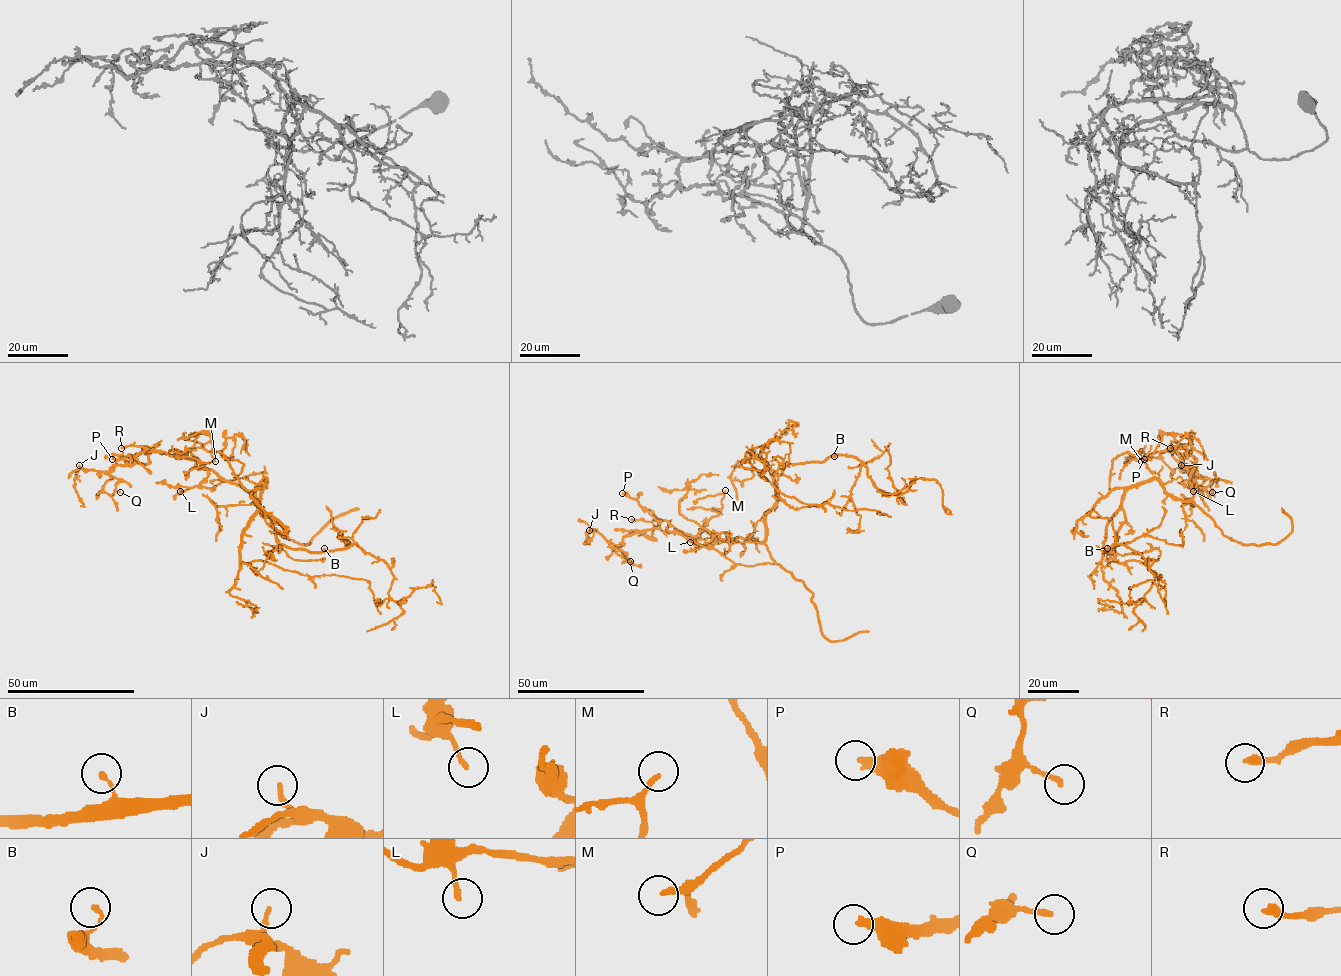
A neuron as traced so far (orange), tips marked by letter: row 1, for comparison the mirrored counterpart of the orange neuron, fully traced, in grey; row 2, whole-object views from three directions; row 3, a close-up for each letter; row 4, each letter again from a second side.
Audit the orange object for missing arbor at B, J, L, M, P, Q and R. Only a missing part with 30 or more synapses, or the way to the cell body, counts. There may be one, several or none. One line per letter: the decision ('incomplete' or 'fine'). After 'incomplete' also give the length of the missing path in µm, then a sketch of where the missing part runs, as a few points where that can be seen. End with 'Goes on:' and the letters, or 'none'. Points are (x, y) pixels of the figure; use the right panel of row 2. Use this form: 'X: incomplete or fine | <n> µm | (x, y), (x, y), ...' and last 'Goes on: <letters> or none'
B: fine
J: fine
L: fine
M: incomplete | 25 µm | (1141, 461), (1118, 479), (1111, 495)
P: incomplete | 50 µm | (1144, 459), (1116, 448), (1100, 450), (1086, 458), (1090, 466), (1099, 463)
Q: fine
R: incomplete | 25 µm | (1170, 448), (1154, 459)
Goes on: M, P, R

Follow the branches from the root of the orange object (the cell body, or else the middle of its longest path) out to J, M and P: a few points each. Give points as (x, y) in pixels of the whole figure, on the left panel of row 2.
J: (264, 488), (266, 479), (255, 500), (199, 463), (159, 452), (146, 464), (108, 472), (79, 465)
M: (264, 488), (266, 479), (255, 500), (204, 469), (190, 451), (199, 434), (210, 436), (215, 461)
P: (264, 488), (266, 479), (256, 489), (255, 500), (240, 486), (179, 455), (144, 450), (112, 459)

